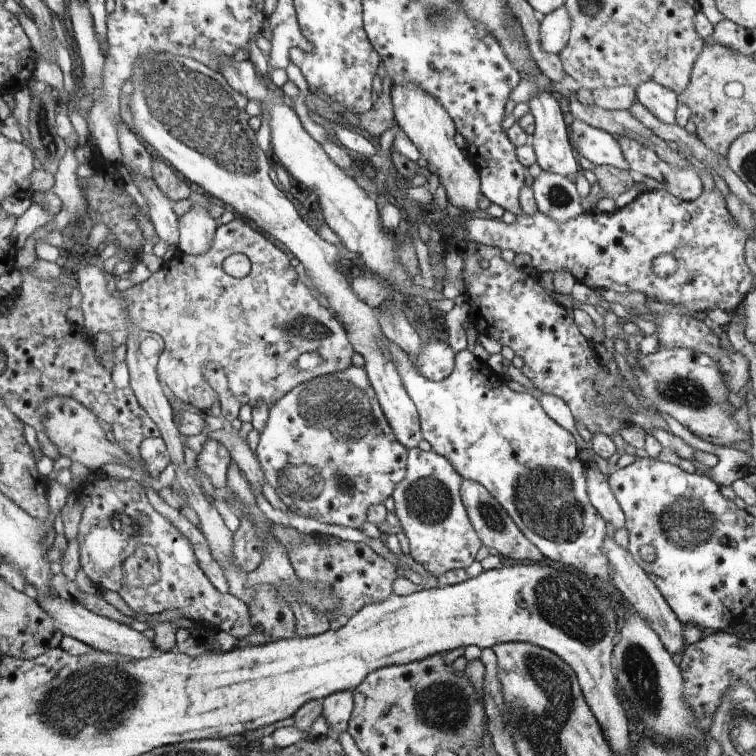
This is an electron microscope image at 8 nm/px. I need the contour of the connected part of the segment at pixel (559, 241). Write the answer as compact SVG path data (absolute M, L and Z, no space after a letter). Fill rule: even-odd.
M717 188L710 191L702 191L700 196L693 201L683 201L678 199L665 191L665 189L644 191L640 193L639 196L636 197L632 202L629 202L621 209L616 209L611 213L600 214L593 210L591 212L585 212L584 214L577 216L574 220L569 220L565 223L557 223L556 221L553 221L551 217L542 214L540 211L536 211L536 214L533 214L532 216L524 214L516 215L515 220L512 223L506 223L502 218L499 219L498 217L492 216L487 216L486 218L470 218L470 220L466 221L461 226L461 230L463 231L467 241L474 241L478 244L499 248L501 251L504 249L510 249L511 251L514 251L515 254L528 254L532 260L532 267L534 267L536 271L541 271L543 273L548 271L555 272L560 269L570 270L577 282L584 283L586 286L596 289L602 294L607 291L622 294L629 292L641 292L648 297L652 295L655 296L659 301L668 301L669 303L674 303L675 305L680 304L688 307L689 310L694 310L696 312L707 312L714 308L721 308L722 310L726 310L728 313L734 313L739 306L743 304L742 301L744 300L746 294L755 288L754 275L752 274L752 271L750 271L748 265L746 265L746 261L744 261L744 245L746 244L746 240L749 239L749 234L733 216L732 212L727 207L727 201L725 200L724 195L720 192L720 189ZM668 252L672 252L672 256L676 258L676 262L678 262L678 270L676 270L672 276L660 278L660 276L656 276L656 274L652 272L652 260L654 260L656 256L660 256L660 254L668 254Z

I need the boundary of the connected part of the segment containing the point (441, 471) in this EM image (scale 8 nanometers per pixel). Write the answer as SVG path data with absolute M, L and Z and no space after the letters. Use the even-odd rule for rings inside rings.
M414 447L409 452L407 474L391 494L395 500L398 524L403 528L402 539L409 544L409 555L436 577L455 568L467 569L476 560L476 552L482 548L461 499L463 480L446 457Z

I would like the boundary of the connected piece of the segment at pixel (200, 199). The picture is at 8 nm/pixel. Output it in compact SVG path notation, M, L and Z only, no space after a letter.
M192 192L189 198L193 202L192 208L178 218L178 250L187 255L198 256L210 250L218 227L207 211L210 200L196 192Z

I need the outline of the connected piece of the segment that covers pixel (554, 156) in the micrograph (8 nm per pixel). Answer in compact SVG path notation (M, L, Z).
M542 90L532 95L527 104L530 107L531 115L535 118L535 131L530 138L530 143L535 150L538 164L544 171L558 173L562 176L578 174L578 160L576 160L574 150L570 146L568 126L564 124L564 118L562 118L562 112L560 112L560 106L558 106L556 98Z

